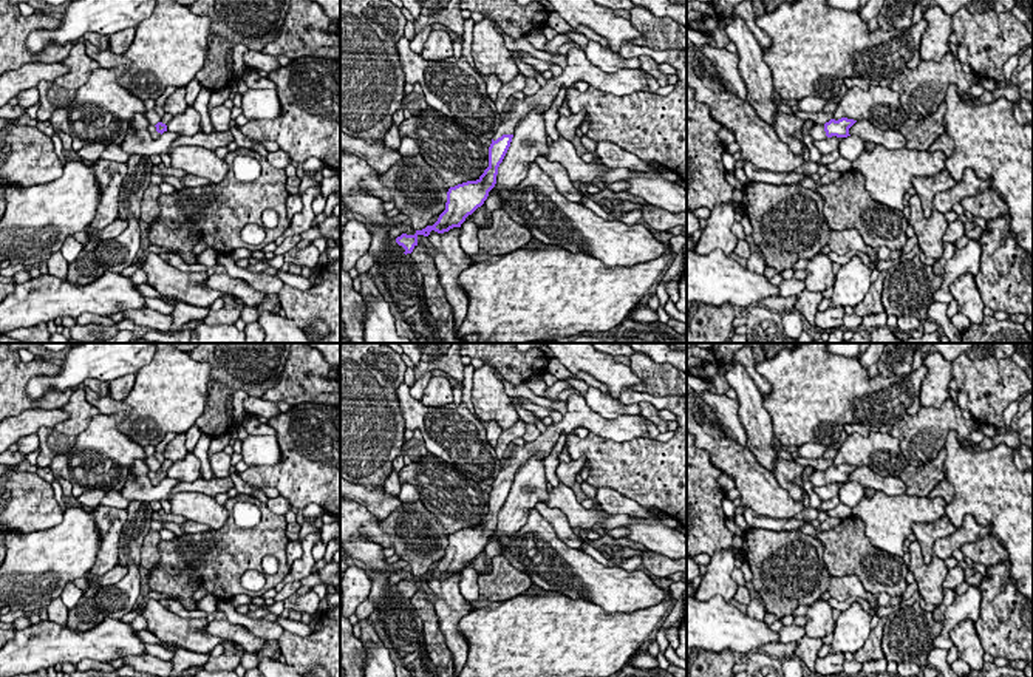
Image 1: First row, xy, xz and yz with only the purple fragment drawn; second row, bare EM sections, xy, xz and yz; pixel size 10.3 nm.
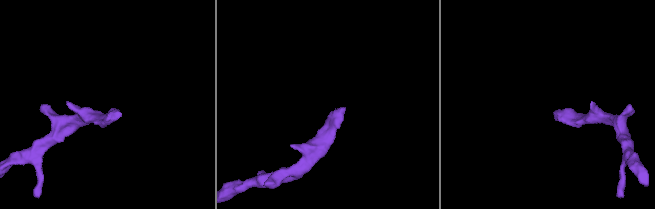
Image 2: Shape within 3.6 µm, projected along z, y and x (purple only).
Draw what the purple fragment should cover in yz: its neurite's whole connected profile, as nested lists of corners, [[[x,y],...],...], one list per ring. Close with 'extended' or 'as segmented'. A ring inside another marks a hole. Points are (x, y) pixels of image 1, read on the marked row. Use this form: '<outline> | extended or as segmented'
[[[841,117],[838,121],[830,119],[829,122],[823,124],[813,124],[813,127],[809,130],[812,139],[826,139],[826,138],[847,138],[849,128],[855,124],[857,121]]] | extended

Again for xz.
[[[580,48],[569,49],[566,62],[568,65],[558,77],[547,79],[547,83],[541,85],[535,94],[516,99],[507,113],[507,119],[501,122],[492,139],[489,147],[489,167],[484,173],[476,181],[467,181],[448,189],[445,210],[433,226],[416,230],[414,235],[402,233],[396,238],[396,243],[405,249],[405,255],[411,253],[418,246],[419,235],[428,236],[431,230],[444,233],[453,227],[461,227],[465,218],[484,204],[489,192],[496,184],[498,167],[510,147],[518,122],[532,110],[549,110],[561,87],[569,88],[575,82],[586,82],[600,91],[626,96],[643,91],[648,85],[646,73],[642,68],[622,68],[615,73],[605,73],[592,65],[585,49]]] | extended

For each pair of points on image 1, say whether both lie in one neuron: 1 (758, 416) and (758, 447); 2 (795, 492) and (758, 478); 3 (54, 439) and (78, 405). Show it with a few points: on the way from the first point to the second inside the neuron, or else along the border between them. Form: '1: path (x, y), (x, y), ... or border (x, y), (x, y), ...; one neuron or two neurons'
1: path (758, 424), (758, 439); one neuron
2: border (772, 473), (801, 503); two neurons
3: path (64, 432), (78, 415); one neuron

